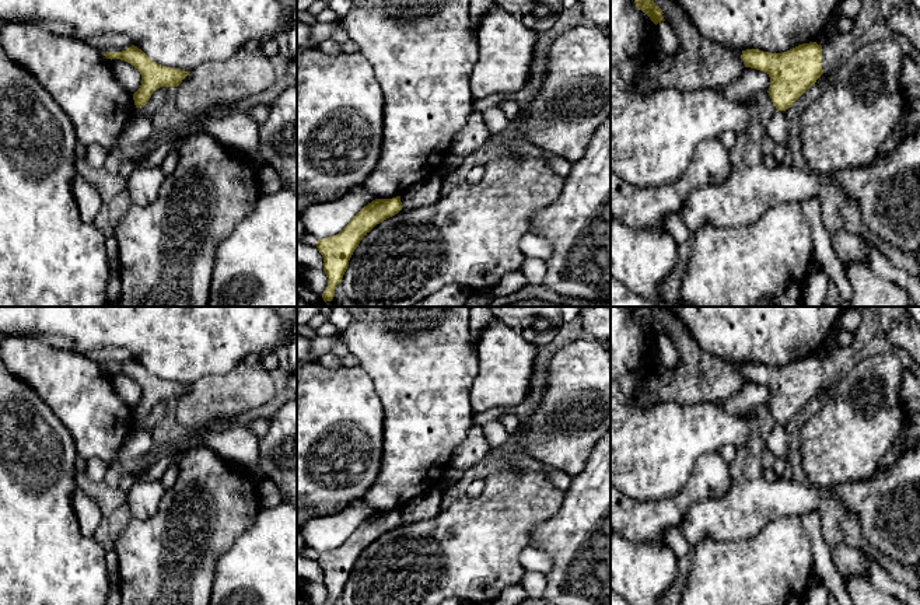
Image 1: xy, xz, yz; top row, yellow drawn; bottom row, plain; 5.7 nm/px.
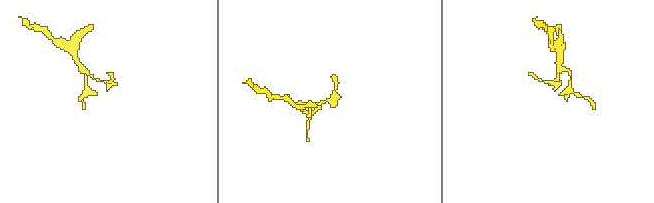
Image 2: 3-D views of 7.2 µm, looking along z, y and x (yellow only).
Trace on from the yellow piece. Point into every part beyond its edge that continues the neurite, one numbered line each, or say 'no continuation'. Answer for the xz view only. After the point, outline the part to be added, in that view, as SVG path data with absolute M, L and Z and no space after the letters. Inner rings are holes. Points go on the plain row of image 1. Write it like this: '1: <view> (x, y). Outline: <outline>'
no continuation

